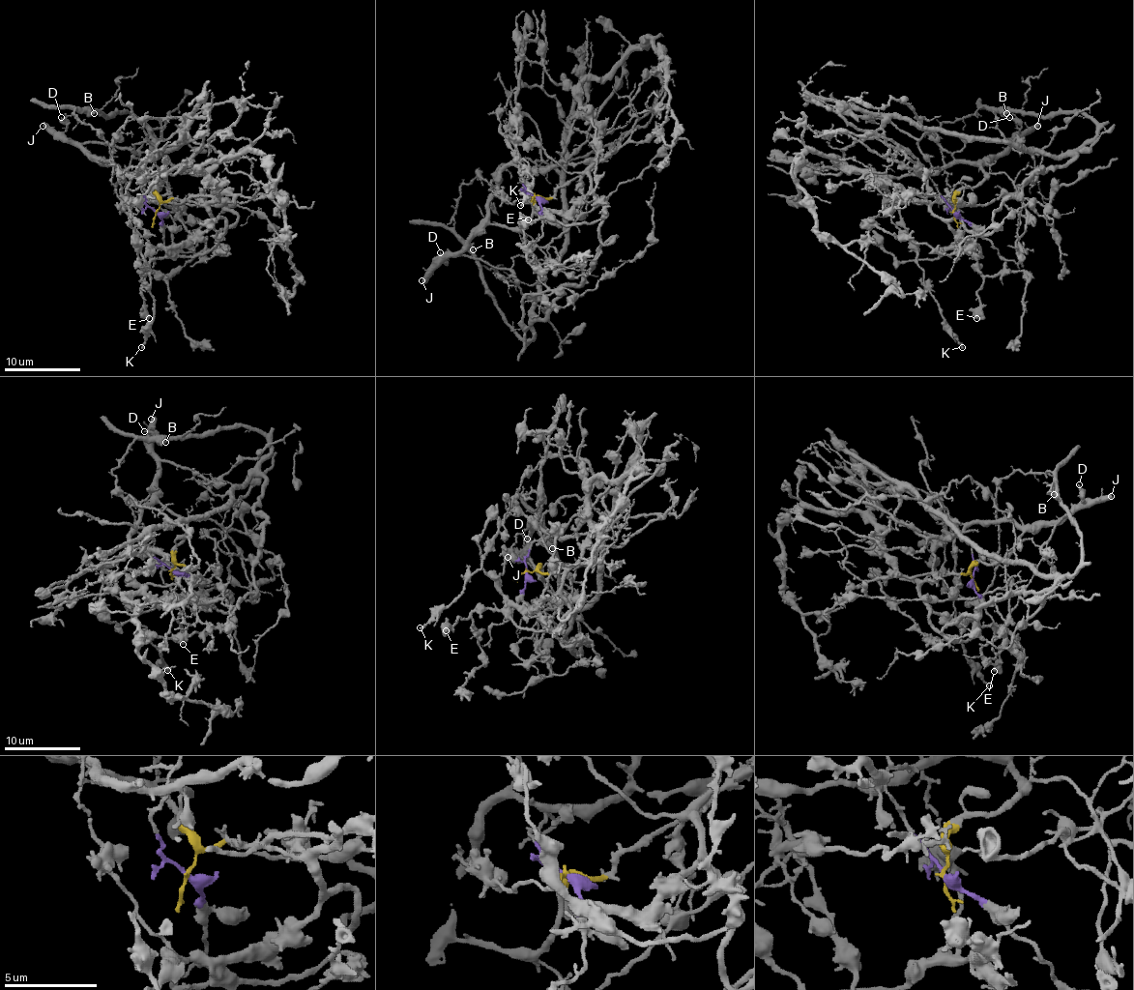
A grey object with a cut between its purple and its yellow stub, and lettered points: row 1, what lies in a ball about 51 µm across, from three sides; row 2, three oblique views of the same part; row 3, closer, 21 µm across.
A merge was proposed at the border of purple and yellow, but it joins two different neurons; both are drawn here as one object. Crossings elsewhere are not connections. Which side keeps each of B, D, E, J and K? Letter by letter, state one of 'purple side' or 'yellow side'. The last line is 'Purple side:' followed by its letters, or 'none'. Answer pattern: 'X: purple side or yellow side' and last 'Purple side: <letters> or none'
B: purple side
D: yellow side
E: purple side
J: yellow side
K: purple side
Purple side: B, E, K

